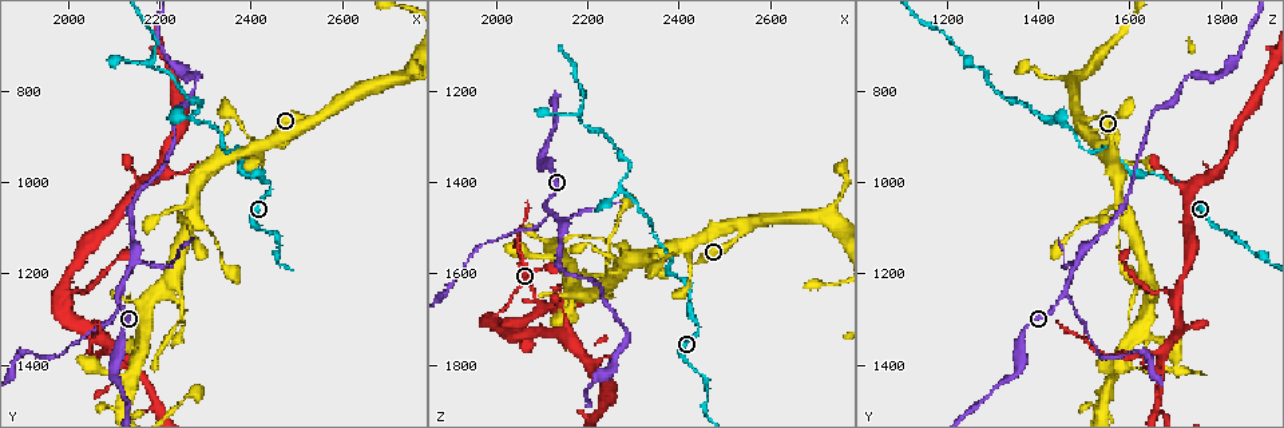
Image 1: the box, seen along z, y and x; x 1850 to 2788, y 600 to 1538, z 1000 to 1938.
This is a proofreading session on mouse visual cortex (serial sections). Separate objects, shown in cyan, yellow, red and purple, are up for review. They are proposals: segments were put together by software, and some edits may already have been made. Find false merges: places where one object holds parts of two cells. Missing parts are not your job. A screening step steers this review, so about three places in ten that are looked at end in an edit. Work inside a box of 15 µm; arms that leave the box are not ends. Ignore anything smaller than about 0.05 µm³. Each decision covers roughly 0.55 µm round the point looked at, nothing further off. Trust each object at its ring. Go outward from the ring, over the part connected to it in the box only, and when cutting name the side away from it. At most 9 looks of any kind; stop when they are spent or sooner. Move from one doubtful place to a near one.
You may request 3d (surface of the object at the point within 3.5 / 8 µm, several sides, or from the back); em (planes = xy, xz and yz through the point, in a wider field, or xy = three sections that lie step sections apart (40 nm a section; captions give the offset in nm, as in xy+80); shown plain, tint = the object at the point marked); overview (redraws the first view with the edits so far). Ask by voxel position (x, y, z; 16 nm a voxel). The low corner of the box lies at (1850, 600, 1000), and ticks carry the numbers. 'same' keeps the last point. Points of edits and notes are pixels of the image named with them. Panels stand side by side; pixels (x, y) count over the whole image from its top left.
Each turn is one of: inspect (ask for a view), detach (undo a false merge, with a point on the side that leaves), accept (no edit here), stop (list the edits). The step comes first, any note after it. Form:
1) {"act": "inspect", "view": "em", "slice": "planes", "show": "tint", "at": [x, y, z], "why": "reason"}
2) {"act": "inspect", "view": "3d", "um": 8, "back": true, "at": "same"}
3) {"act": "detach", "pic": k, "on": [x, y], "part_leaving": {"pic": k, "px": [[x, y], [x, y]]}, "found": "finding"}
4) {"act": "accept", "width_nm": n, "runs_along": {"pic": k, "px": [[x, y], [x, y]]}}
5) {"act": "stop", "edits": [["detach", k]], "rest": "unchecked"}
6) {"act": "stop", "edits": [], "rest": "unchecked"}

{"act": "inspect", "view": "3d", "um": 3.5, "back": true, "at": [2115, 1240, 1450]}

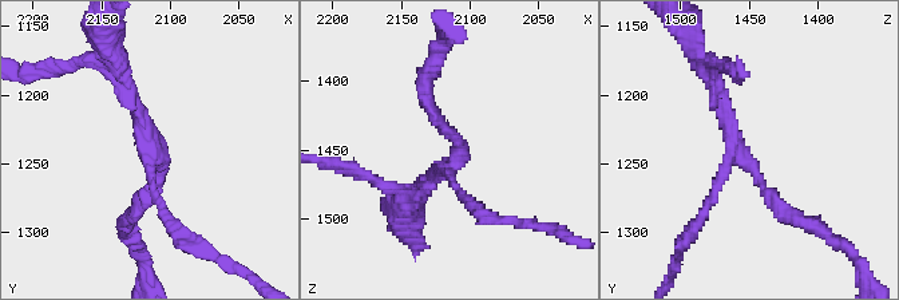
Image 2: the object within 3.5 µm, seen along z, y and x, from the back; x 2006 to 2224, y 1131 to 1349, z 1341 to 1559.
{"act": "inspect", "view": "em", "slice": "xy", "step": 3, "show": "tint", "at": [2110, 1244, 1456], "why": "need the tissue"}

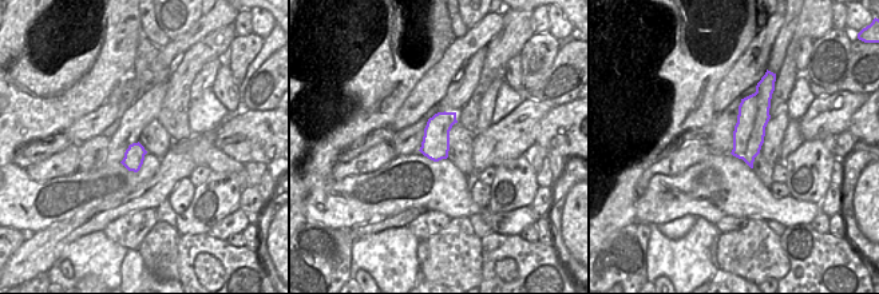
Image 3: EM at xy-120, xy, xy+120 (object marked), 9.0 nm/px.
{"act": "detach", "pic": 2, "on": [162, 208], "arms": 3, "border": {"pic": 3, "px": [[756, 92], [755, 127], [741, 158]]}, "found": "a second cell is stuck on"}

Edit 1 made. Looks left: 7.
{"act": "inspect", "view": "3d", "um": 8, "back": true, "at": [2100, 1365, 1665], "why": "thick turns thin"}

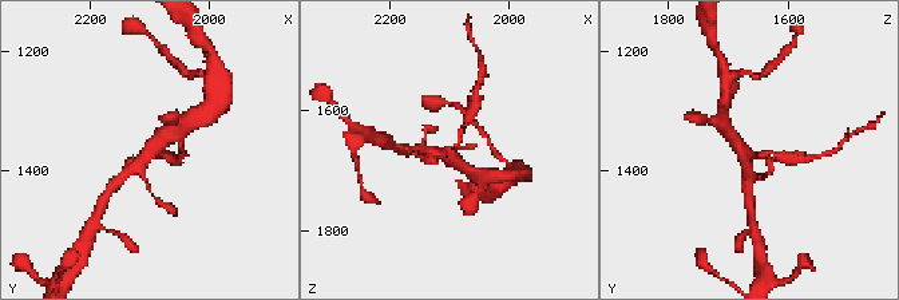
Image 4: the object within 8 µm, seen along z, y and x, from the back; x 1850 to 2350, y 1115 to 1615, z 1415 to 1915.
{"act": "inspect", "view": "em", "slice": "xy", "step": 5, "show": "tint", "at": [2095, 1370, 1670], "why": "now the EM"}

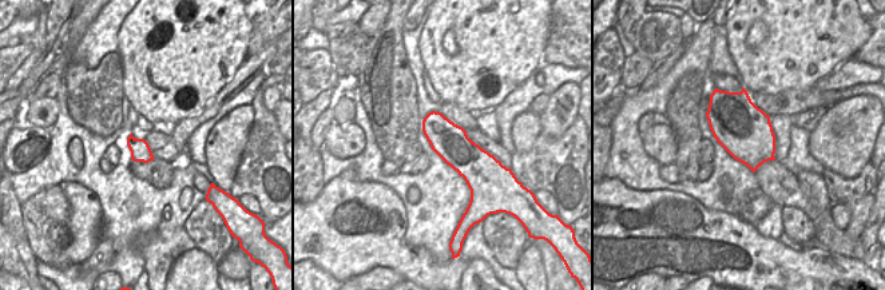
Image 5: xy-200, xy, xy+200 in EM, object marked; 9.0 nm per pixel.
{"act": "accept", "runs_along": {"pic": 4, "px": [[779, 156], [747, 153], [725, 127]]}, "found": "all the same cell"}

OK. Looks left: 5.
{"act": "inspect", "view": "overview", "why": "redraw"}

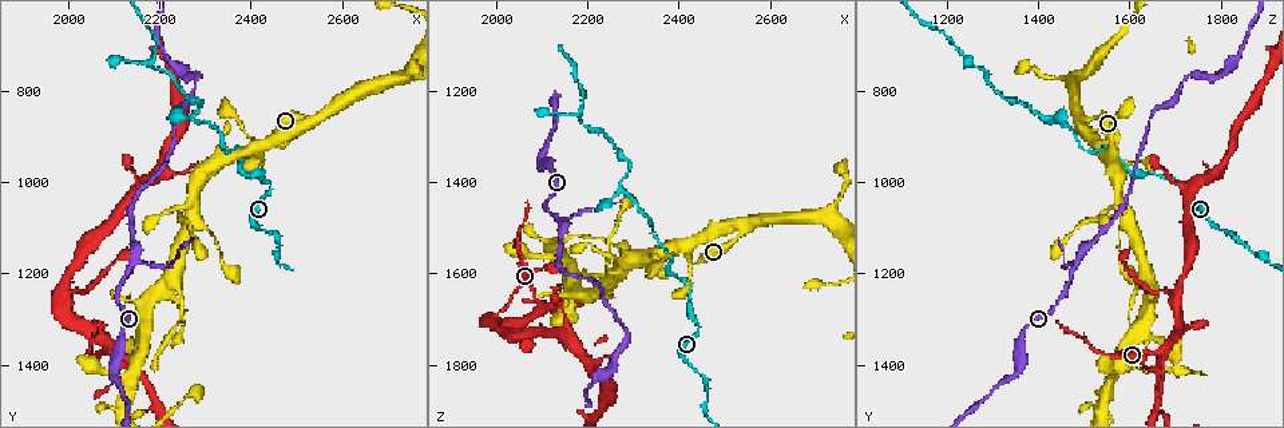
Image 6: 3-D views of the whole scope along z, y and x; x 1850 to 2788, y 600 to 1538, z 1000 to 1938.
{"act": "inspect", "view": "3d", "um": 3.5, "at": [2190, 1490, 1655], "why": "three arms meet"}

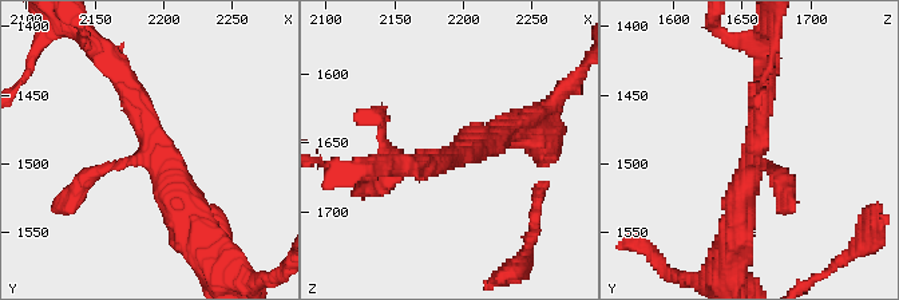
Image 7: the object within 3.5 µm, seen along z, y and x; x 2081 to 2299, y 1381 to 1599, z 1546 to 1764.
{"act": "inspect", "view": "em", "slice": "xy", "step": 1, "show": "tint", "at": [2190, 1488, 1658], "arms": 3, "arm_widths_nm": [150, 250, 400], "why": "need the tissue"}

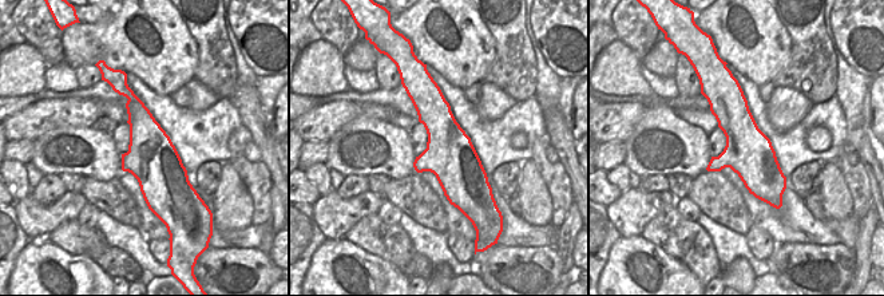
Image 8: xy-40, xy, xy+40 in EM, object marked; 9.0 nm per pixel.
{"act": "accept", "found": "continuous, no second cell"}

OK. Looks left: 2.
{"act": "inspect", "view": "3d", "um": 8, "back": true, "at": [2375, 975, 1600]}

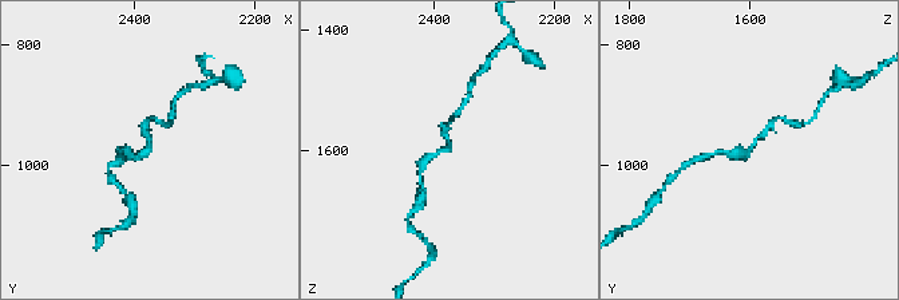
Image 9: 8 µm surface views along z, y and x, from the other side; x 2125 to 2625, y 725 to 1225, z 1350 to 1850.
{"act": "inspect", "view": "em", "slice": "planes", "show": "tint", "at": [2375, 975, 1590], "arm_widths_nm": [150, 250], "why": "now the EM"}

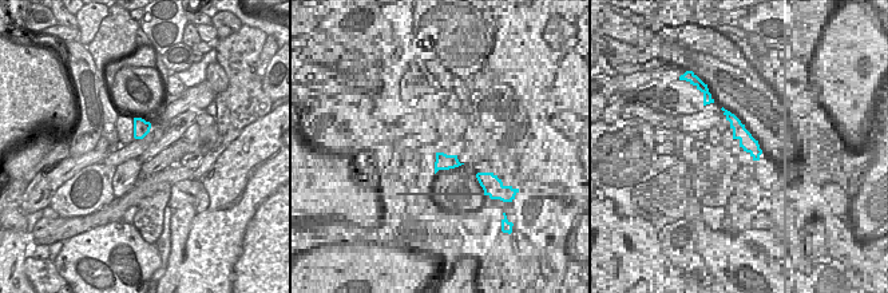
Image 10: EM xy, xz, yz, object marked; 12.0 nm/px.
{"act": "accept", "found": "continuous, no second cell"}

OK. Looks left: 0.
{"act": "stop", "edits": [["detach", 2]], "rest": "unchecked"}

